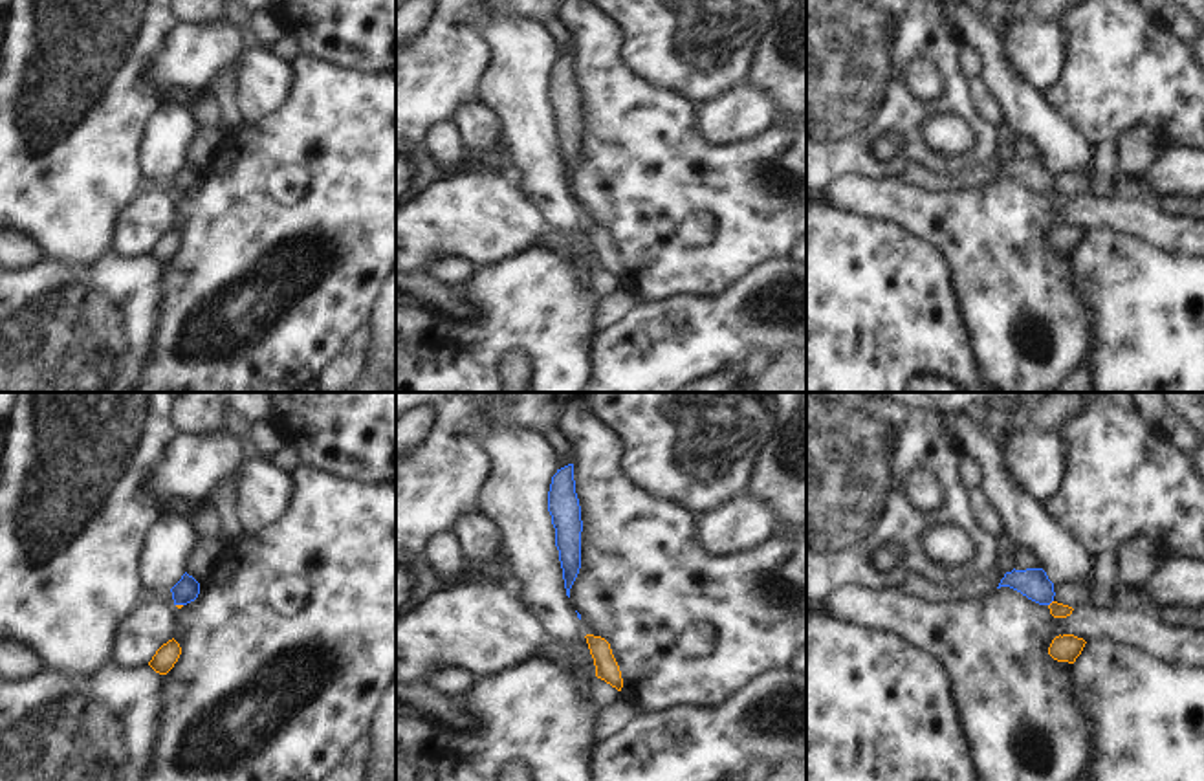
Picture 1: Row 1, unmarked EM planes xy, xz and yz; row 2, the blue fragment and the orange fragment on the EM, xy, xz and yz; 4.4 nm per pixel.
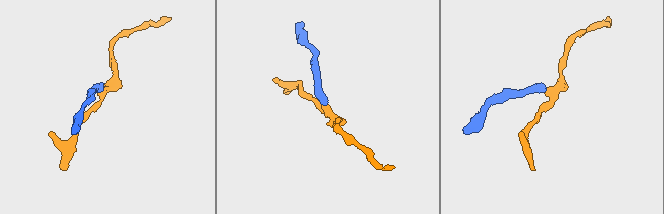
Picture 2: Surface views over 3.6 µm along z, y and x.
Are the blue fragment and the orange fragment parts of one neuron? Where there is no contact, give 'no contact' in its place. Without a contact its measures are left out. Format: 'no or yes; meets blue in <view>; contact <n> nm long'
no; meets blue in yz; contact 40 nm long

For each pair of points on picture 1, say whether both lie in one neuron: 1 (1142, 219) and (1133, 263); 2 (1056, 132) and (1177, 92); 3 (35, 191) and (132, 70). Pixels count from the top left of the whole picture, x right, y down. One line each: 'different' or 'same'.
1: different
2: different
3: same

